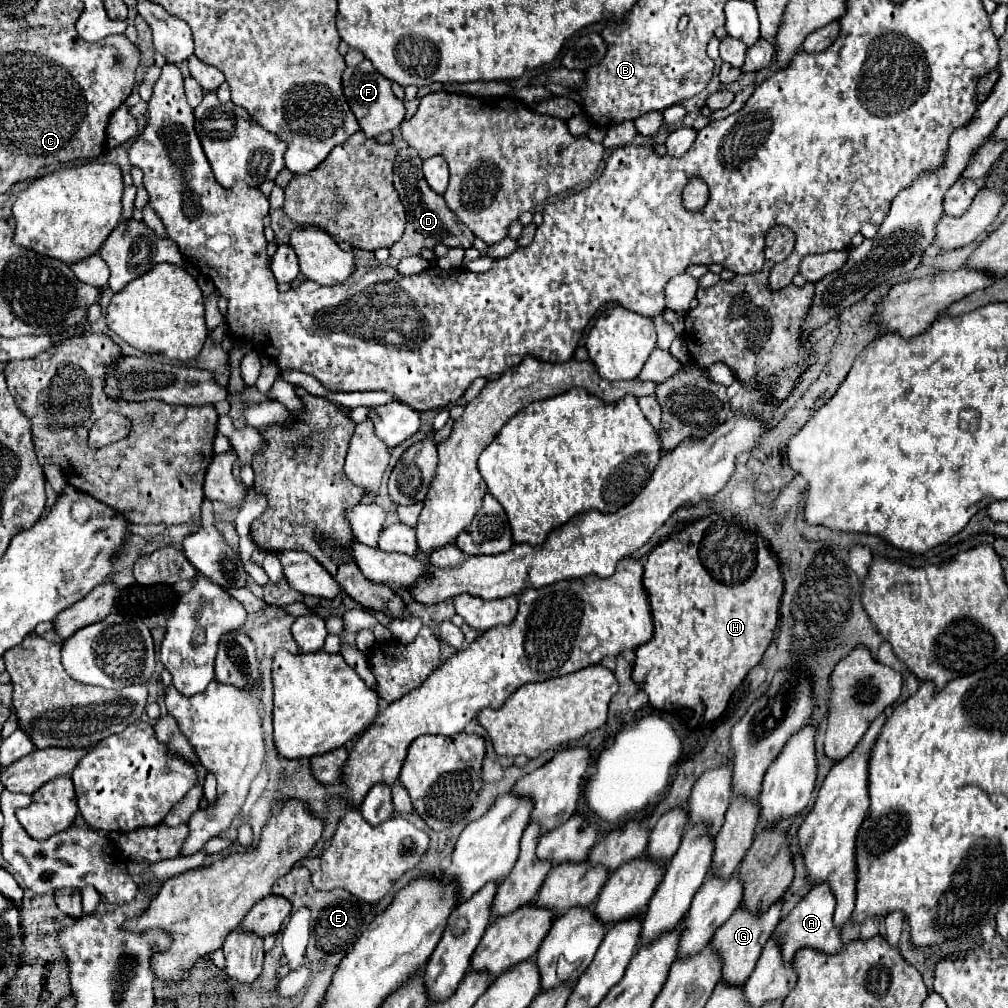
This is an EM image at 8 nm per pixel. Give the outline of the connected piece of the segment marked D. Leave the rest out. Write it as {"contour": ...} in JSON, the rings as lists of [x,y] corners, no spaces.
{"contour":[[[402,148],[394,162],[394,188],[402,200],[402,204],[406,208],[406,216],[408,216],[408,224],[406,224],[406,232],[404,232],[402,240],[390,248],[390,256],[396,260],[418,254],[418,248],[434,248],[436,244],[444,244],[448,248],[458,246],[458,248],[466,250],[474,242],[474,234],[458,220],[458,216],[448,208],[444,198],[430,190],[420,166],[422,166],[422,160],[414,148]]]}

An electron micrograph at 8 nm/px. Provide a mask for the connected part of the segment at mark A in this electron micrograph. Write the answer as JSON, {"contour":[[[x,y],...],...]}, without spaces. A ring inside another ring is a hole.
{"contour":[[[826,884],[814,886],[802,898],[802,902],[784,920],[780,920],[780,924],[776,926],[776,930],[772,934],[772,938],[780,946],[782,960],[790,962],[794,958],[794,954],[802,948],[812,948],[812,950],[818,950],[824,954],[838,954],[842,950],[842,942],[840,942],[840,930],[832,924],[832,914],[834,914],[834,896],[830,892],[830,888]]]}

